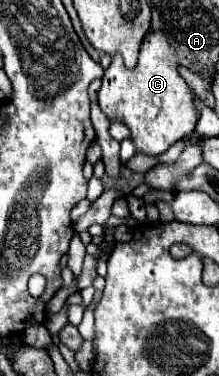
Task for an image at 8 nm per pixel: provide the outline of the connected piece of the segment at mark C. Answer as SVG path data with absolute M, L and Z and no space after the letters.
M149 32L133 70L125 68L121 56L113 56L111 66L105 70L99 90L99 108L111 122L121 122L131 130L131 140L139 154L159 156L195 130L197 112L193 108L193 92L179 76L177 66L179 60L165 36L161 36L161 32Z

